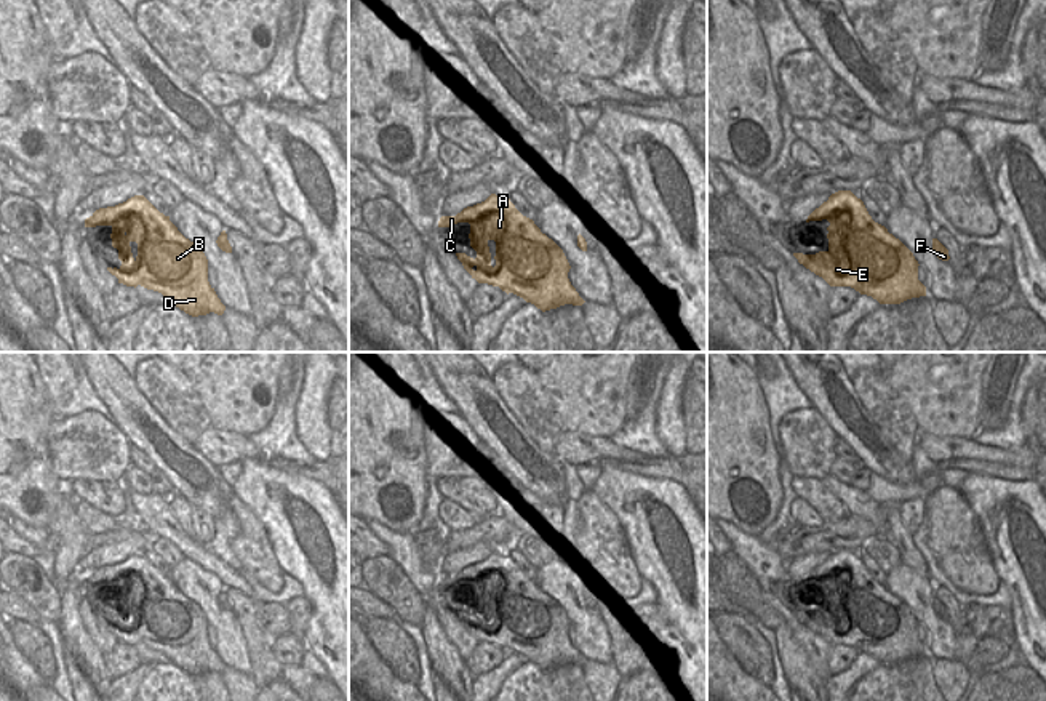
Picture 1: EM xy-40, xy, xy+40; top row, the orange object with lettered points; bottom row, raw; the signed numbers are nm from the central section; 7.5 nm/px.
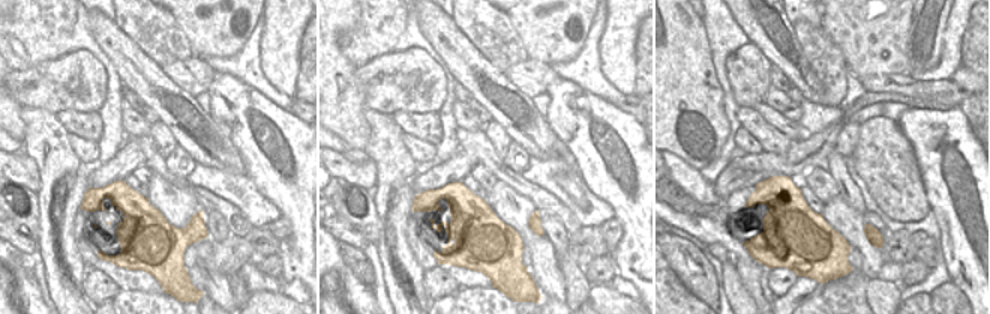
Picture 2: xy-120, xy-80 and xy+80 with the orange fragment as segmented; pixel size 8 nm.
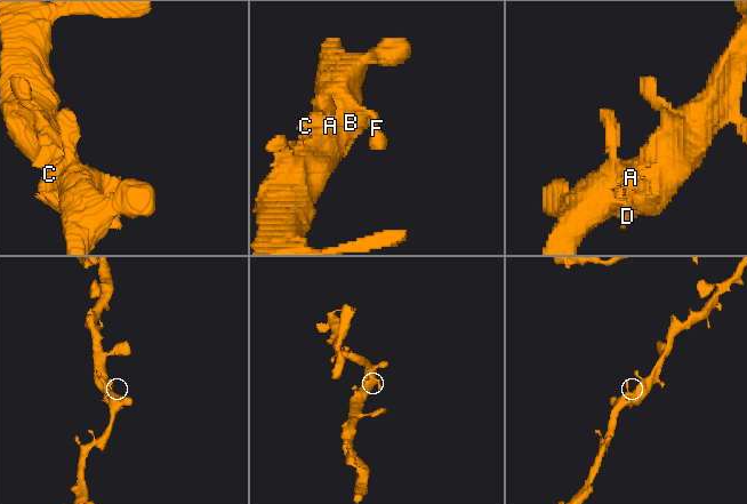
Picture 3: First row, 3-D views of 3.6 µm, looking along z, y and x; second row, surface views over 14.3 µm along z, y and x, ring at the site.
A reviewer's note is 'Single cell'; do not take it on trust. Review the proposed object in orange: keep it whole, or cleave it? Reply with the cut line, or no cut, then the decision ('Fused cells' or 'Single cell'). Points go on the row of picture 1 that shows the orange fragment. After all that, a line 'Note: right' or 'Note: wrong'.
No split. Single cell.
Note: right

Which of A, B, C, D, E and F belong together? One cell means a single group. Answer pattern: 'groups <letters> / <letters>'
groups A B C D E F

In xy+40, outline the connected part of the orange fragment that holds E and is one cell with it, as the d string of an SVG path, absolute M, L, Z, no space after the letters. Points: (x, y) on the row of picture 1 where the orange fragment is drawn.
M838 190L806 219L827 219L828 250L793 253L800 264L830 286L851 286L880 304L900 304L926 296L918 280L918 261L888 229L872 219L851 190Z

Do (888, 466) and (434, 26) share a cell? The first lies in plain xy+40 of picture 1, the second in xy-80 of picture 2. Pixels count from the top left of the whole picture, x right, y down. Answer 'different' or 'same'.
same

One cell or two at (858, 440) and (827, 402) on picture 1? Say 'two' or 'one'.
one

